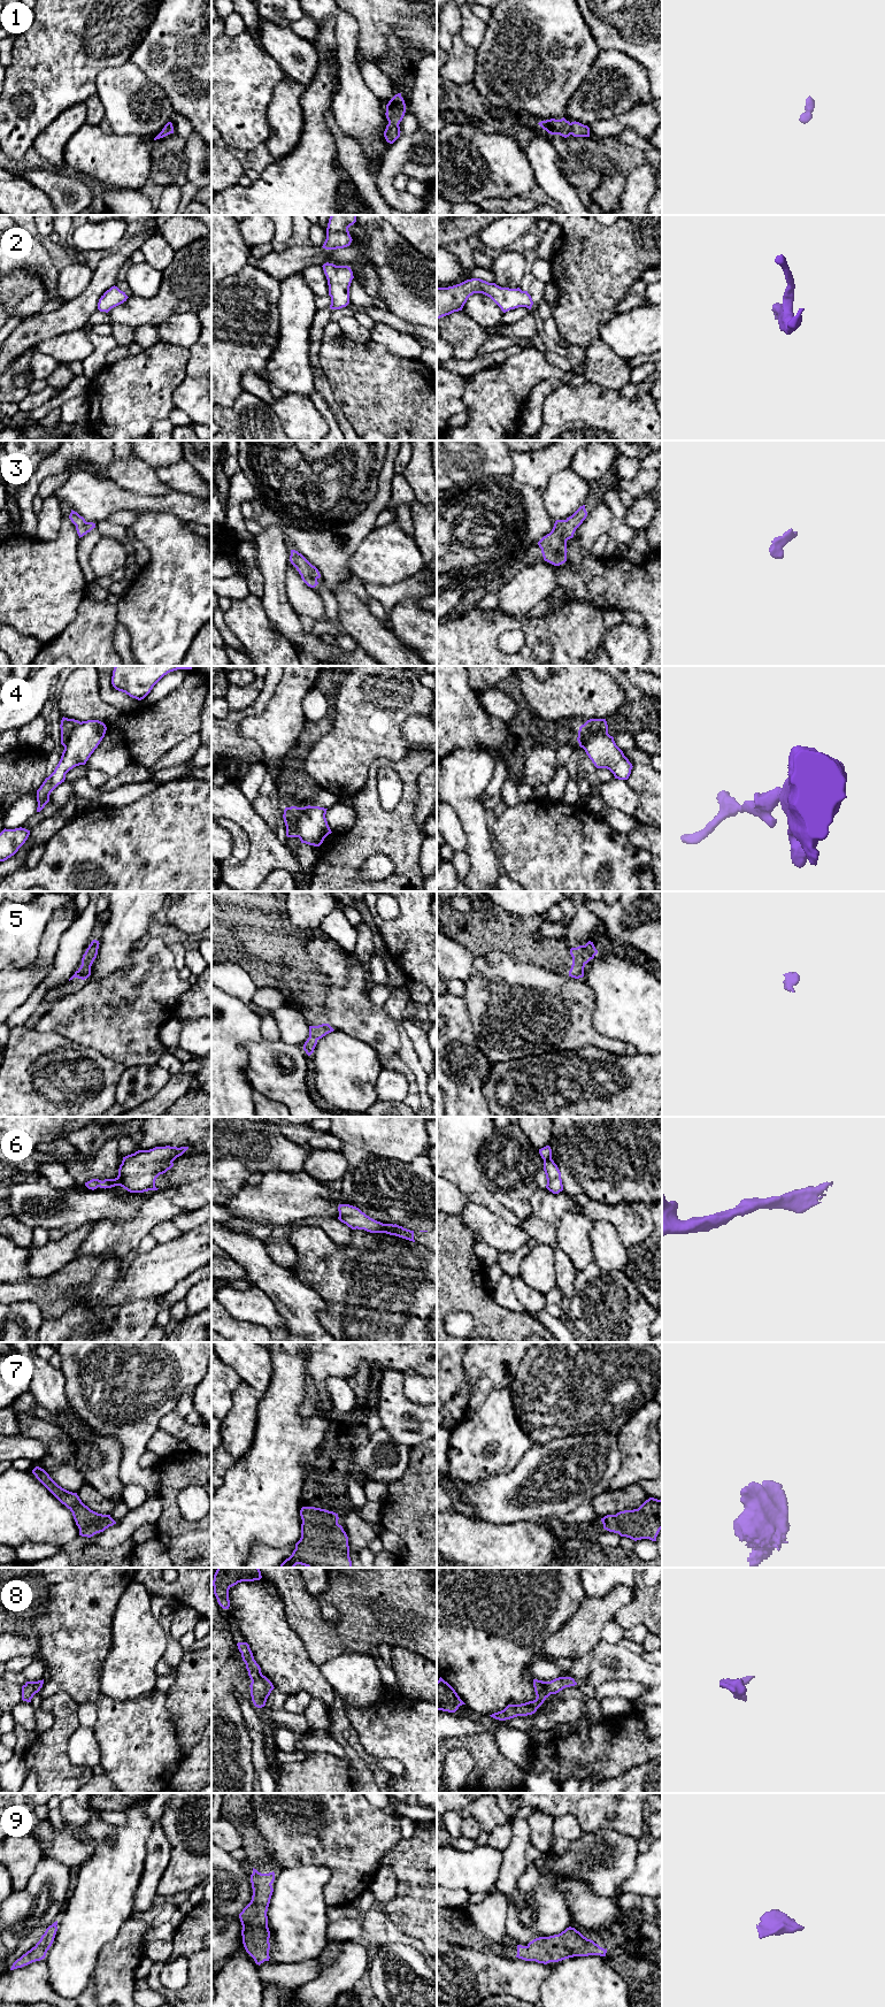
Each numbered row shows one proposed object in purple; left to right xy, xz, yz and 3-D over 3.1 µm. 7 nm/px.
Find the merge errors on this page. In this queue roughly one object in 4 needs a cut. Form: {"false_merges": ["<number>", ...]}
{"false_merges": ["4"]}

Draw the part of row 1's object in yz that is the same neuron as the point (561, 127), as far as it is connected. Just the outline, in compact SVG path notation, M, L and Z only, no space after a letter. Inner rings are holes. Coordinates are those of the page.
M564 117L561 120L546 120L538 123L551 135L560 135L564 138L572 135L574 137L590 137L590 128L579 122L569 122Z

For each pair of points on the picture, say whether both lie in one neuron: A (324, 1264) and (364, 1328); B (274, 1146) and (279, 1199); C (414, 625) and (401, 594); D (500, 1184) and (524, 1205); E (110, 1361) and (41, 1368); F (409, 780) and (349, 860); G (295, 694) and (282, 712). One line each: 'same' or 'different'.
A: same
B: different
C: different
D: same
E: different
F: same
G: same

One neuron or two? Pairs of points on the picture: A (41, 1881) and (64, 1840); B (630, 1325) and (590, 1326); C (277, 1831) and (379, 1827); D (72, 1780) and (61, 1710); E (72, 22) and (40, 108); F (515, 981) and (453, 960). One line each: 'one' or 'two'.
A: two
B: one
C: one
D: one
E: one
F: two

